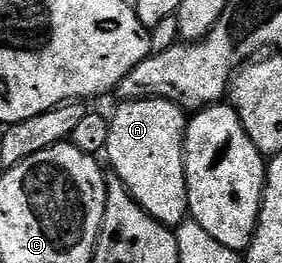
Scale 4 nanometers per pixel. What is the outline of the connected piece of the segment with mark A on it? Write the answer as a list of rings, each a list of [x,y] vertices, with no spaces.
[[[139,98],[137,102],[127,100],[119,103],[116,115],[111,115],[110,140],[106,151],[107,165],[113,166],[115,177],[124,181],[124,186],[132,194],[132,199],[154,220],[169,228],[183,224],[189,217],[188,189],[184,171],[184,137],[188,131],[189,115],[177,102],[165,98]]]

